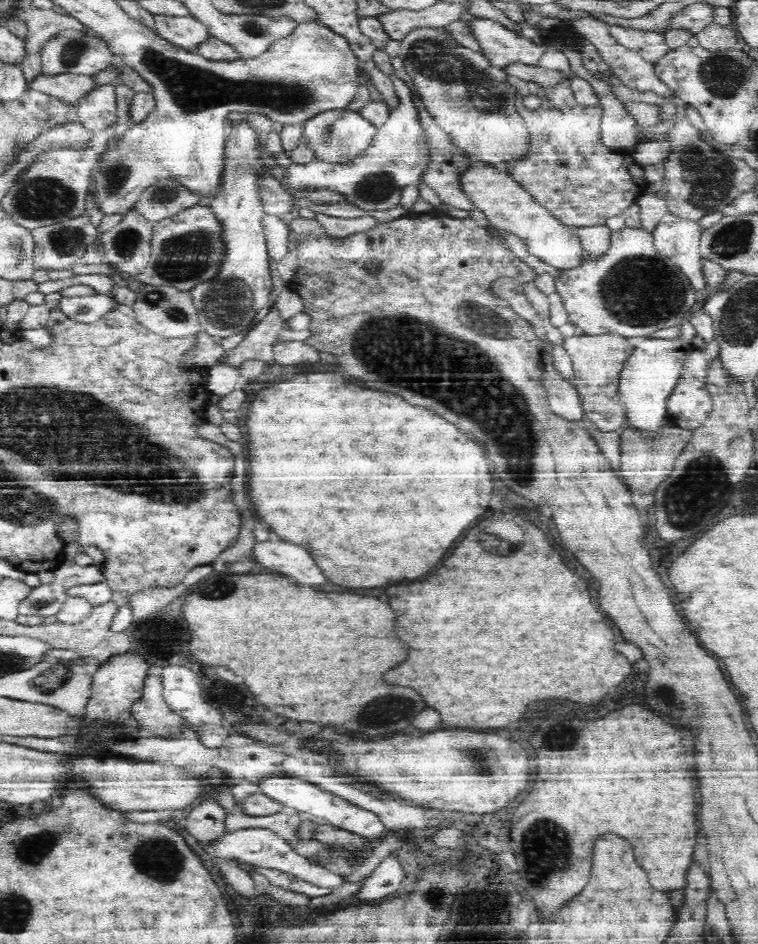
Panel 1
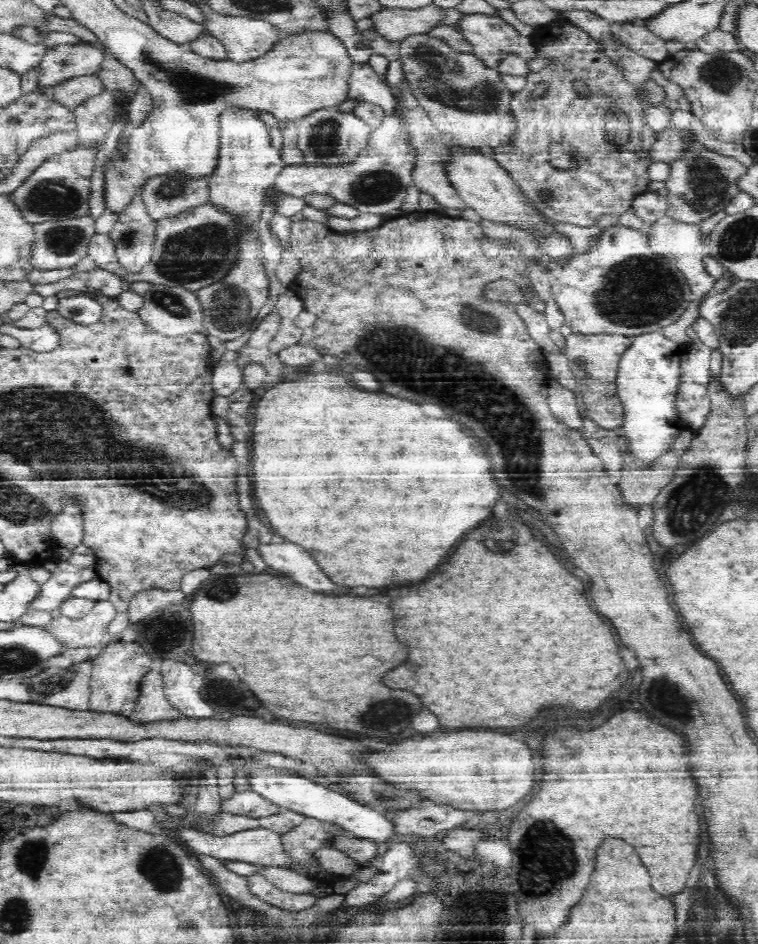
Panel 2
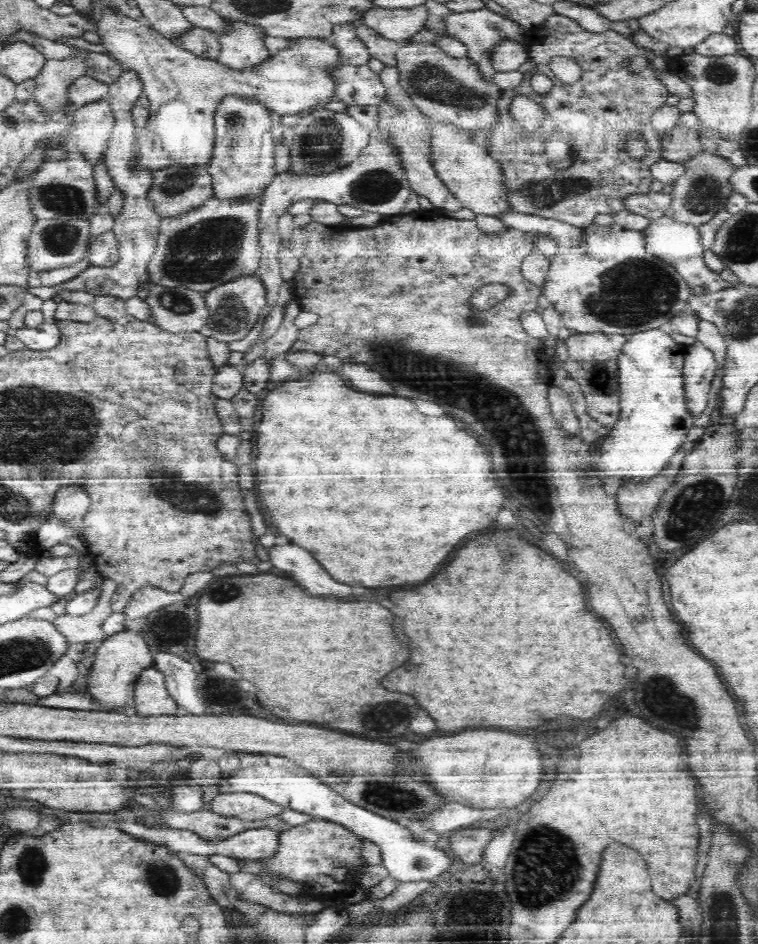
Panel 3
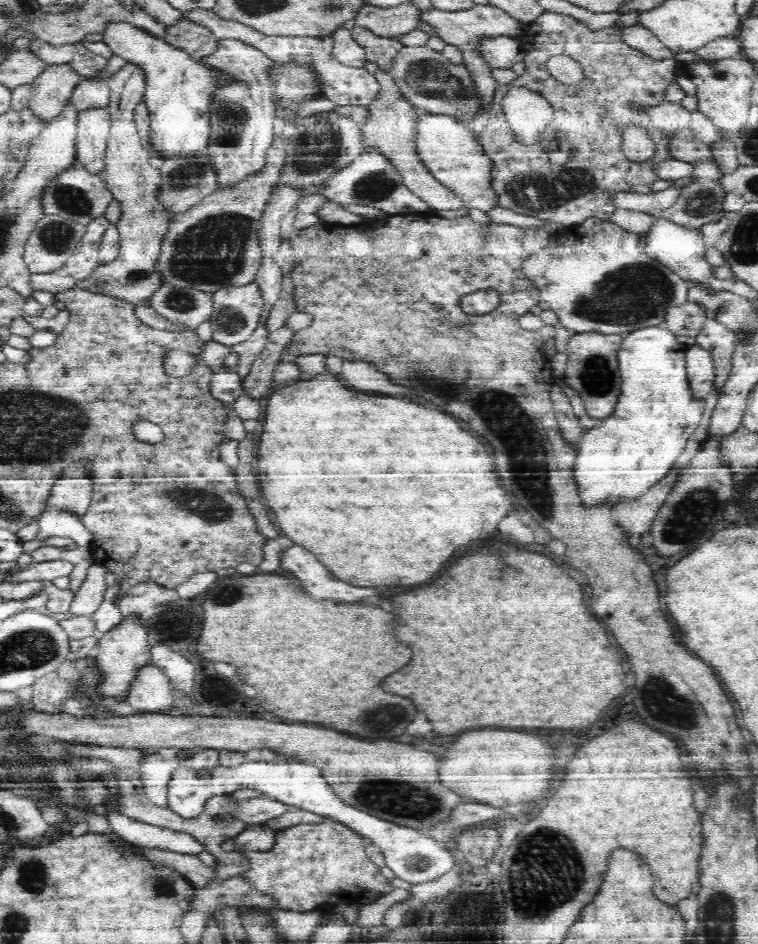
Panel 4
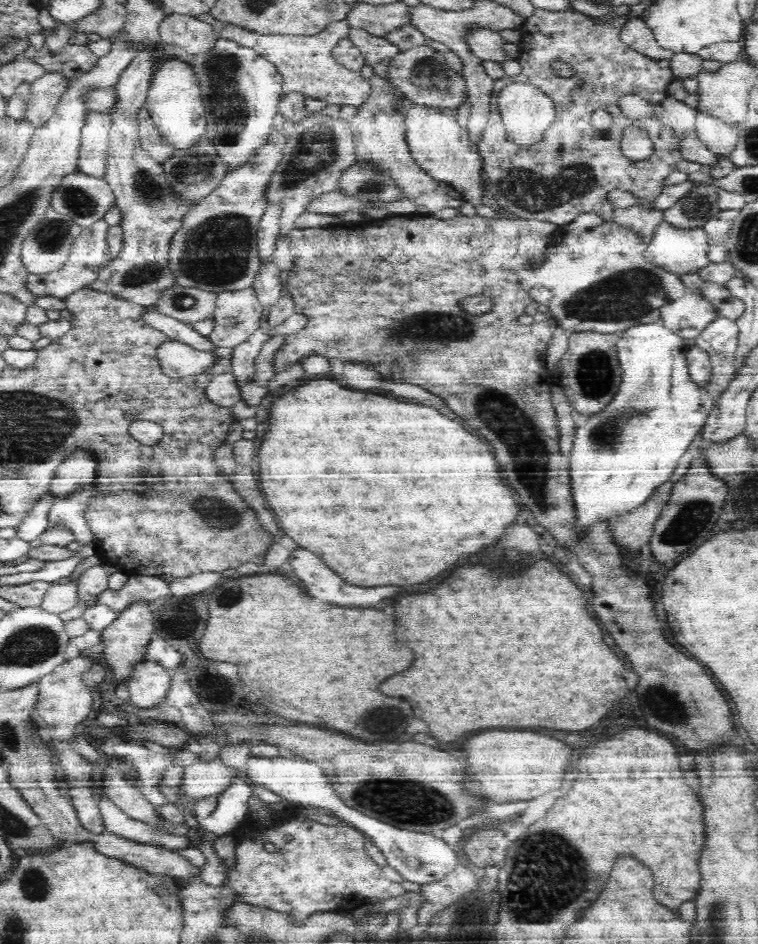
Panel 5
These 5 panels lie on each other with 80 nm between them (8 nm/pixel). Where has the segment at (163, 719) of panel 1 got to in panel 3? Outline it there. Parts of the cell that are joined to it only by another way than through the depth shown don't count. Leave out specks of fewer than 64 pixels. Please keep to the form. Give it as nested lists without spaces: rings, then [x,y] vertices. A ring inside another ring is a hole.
[[[156,668],[144,670],[136,684],[134,706],[139,717],[150,718],[159,716],[176,716],[182,713],[165,688],[164,675]]]

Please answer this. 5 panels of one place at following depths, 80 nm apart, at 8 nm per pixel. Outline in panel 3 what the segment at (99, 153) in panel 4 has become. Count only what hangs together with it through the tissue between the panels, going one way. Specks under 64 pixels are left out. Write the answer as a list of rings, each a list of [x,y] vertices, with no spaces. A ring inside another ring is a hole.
[[[108,96],[92,100],[71,113],[75,122],[71,135],[73,148],[87,154],[87,159],[95,164],[100,154],[107,150],[107,142],[115,125]]]

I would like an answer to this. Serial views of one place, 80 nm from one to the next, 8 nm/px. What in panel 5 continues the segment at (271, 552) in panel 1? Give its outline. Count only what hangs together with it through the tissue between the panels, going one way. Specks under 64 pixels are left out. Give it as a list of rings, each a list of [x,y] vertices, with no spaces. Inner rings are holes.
[[[296,548],[292,554],[290,554],[290,560],[288,560],[288,566],[292,569],[292,572],[304,582],[304,588],[310,596],[314,598],[322,598],[324,602],[332,602],[332,604],[350,604],[350,606],[372,606],[388,596],[392,596],[398,588],[392,588],[392,586],[384,586],[384,588],[360,588],[360,586],[352,586],[352,584],[346,584],[340,576],[336,576],[320,558],[316,558],[312,552],[304,550],[304,548]]]

